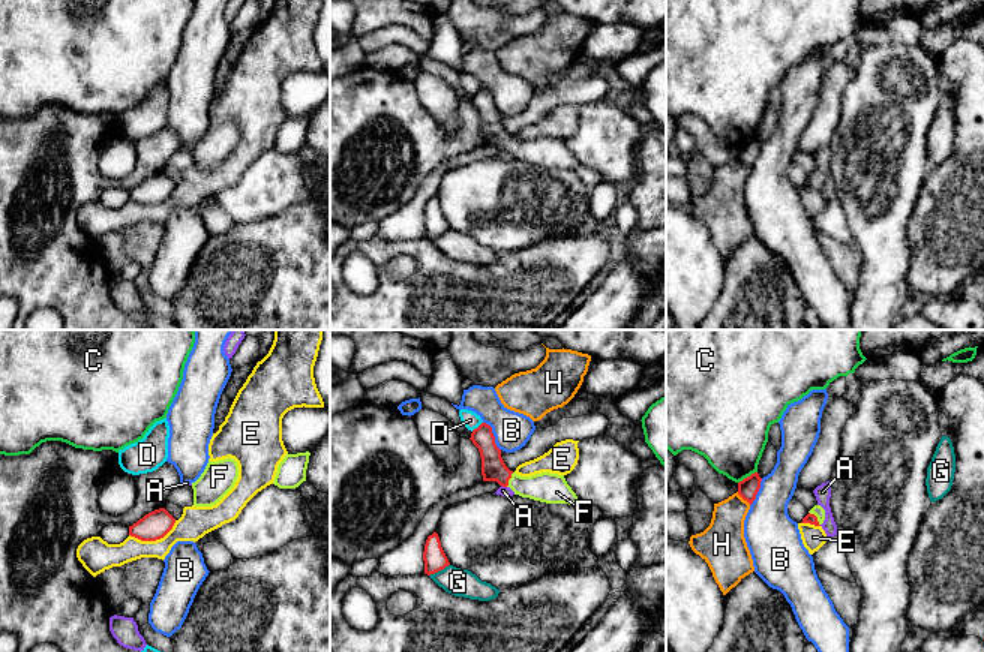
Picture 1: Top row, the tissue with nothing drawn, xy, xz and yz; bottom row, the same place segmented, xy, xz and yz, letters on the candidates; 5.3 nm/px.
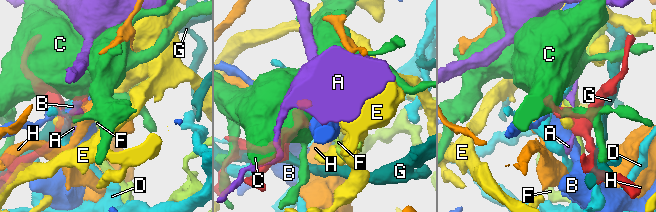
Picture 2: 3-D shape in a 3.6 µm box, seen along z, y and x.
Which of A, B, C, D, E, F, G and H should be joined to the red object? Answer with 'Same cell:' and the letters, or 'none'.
Same cell: F

